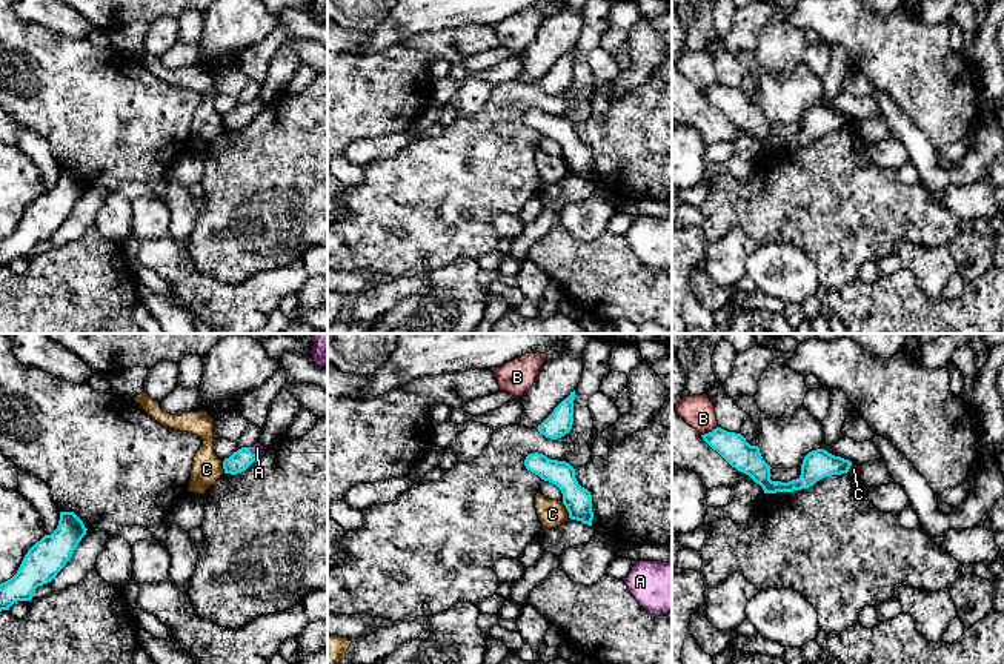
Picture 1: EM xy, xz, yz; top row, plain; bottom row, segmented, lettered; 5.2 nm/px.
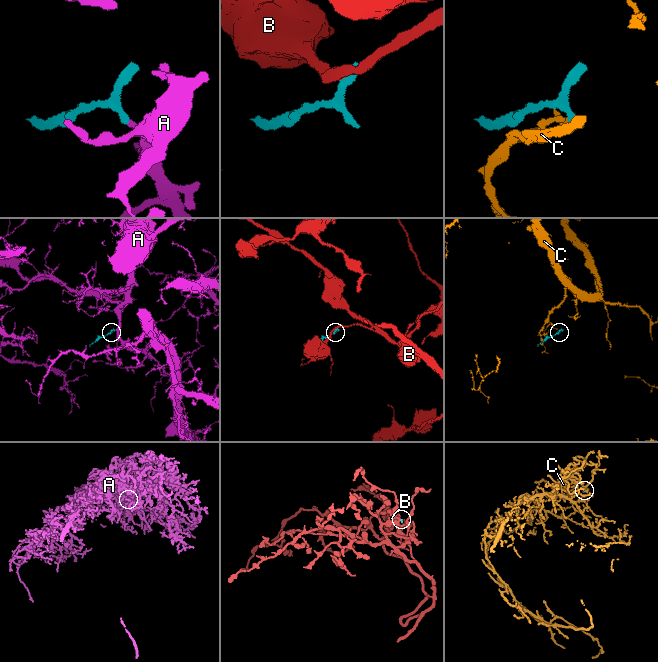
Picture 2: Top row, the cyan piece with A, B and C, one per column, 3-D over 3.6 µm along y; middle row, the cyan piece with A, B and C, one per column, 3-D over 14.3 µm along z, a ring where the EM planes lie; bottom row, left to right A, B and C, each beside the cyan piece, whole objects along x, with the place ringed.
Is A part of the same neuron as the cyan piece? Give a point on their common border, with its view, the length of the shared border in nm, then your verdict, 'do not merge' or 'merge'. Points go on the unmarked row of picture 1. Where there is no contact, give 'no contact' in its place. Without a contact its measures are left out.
xy (254, 109) | 70 nm | merge

